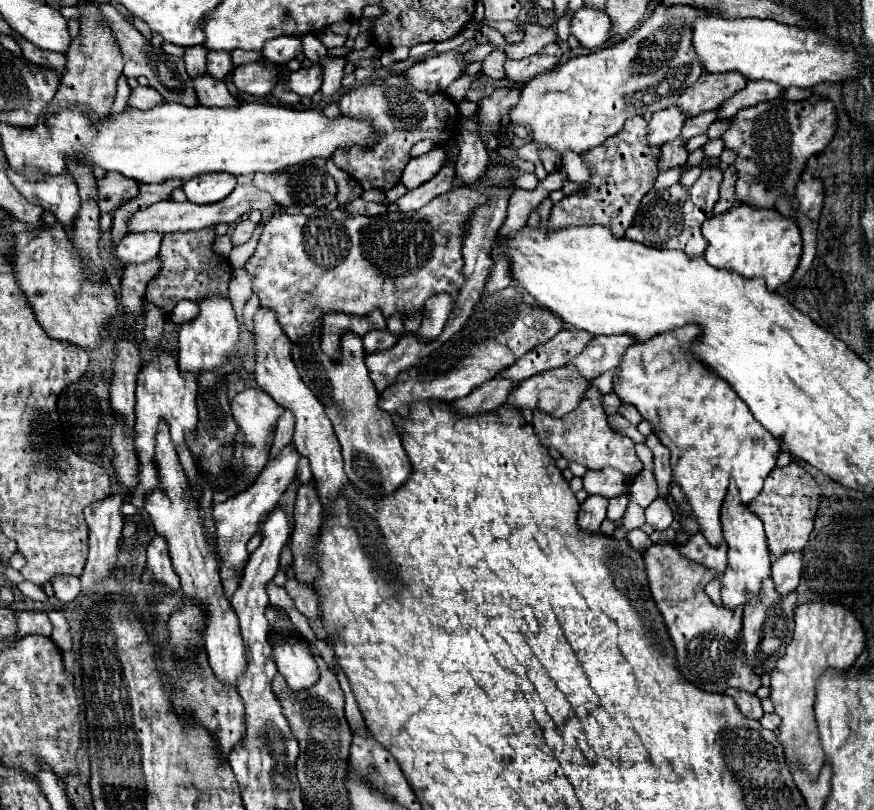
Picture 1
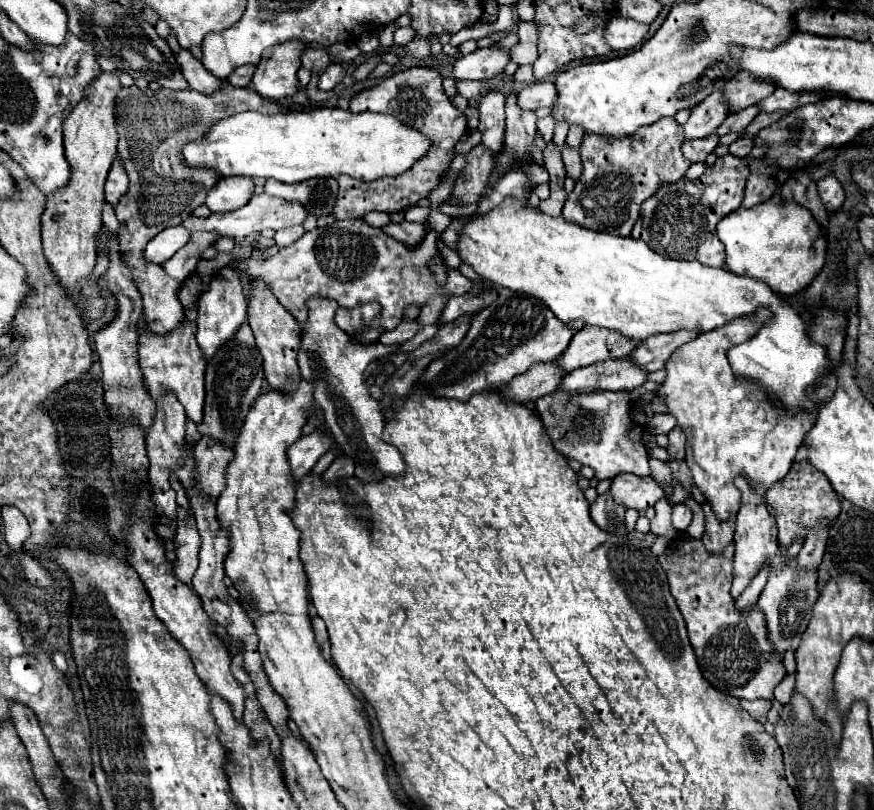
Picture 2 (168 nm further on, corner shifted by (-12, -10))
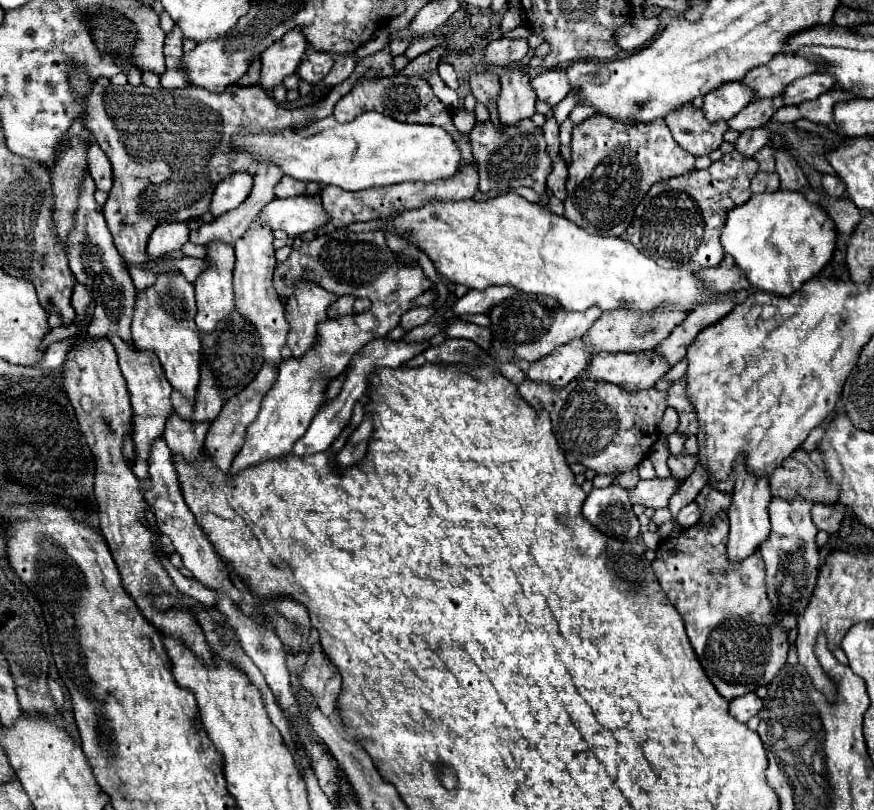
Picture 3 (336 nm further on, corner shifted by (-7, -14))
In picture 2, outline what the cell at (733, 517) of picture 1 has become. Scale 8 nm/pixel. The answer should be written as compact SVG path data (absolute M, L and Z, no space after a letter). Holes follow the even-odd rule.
M735 478L735 486L741 490L741 508L737 512L737 528L735 528L735 562L733 562L733 588L731 596L737 600L743 590L751 584L755 574L763 564L767 564L779 550L777 542L777 526L773 518L773 510L765 506L765 498L755 494L745 478Z

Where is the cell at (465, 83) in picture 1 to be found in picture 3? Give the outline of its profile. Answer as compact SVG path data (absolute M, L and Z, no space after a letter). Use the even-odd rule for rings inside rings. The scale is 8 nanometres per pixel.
M438 62L438 74L440 74L440 78L442 78L452 90L458 88L458 78L456 78L456 72L454 72L454 68L452 68L450 64Z

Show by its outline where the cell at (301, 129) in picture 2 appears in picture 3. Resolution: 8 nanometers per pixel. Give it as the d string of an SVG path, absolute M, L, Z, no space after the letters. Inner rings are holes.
M364 112L348 124L340 124L334 116L316 120L304 130L272 130L258 134L238 134L240 150L250 152L256 162L272 162L296 180L312 180L322 186L338 186L342 190L364 190L402 182L436 182L452 178L462 156L452 136L436 126L402 124L378 112Z

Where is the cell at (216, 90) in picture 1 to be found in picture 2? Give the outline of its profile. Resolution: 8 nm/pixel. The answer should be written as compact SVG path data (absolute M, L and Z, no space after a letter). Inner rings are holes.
M181 50L177 56L177 62L181 64L181 70L183 70L183 76L187 78L191 90L197 90L201 94L215 94L217 90L221 90L221 84L225 80L213 76L199 60L195 60L191 56L189 50Z

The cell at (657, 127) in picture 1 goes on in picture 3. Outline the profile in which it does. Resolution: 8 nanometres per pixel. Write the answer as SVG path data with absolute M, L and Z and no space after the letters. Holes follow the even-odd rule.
M726 82L704 96L702 110L710 122L730 120L744 106L748 106L748 102L752 102L752 94L752 88L748 88L744 82Z

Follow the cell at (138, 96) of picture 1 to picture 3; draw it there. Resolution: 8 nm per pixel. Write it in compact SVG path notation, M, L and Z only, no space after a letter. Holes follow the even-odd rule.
M384 48L360 60L354 74L340 86L334 86L330 94L318 104L290 112L280 108L274 98L258 84L234 84L228 86L222 94L212 94L198 86L152 90L144 84L110 84L104 88L96 82L90 82L90 76L84 74L84 70L70 70L68 78L72 90L76 90L76 94L86 100L86 108L82 112L84 126L92 132L94 140L112 162L114 184L106 204L102 206L102 212L114 238L116 250L130 268L128 272L132 274L134 286L138 290L144 290L152 284L152 280L156 280L156 274L142 268L142 264L148 262L146 242L156 224L200 218L208 212L218 182L234 172L252 168L252 156L236 150L232 142L240 130L282 130L294 122L314 122L318 118L326 118L332 114L334 104L346 96L352 86L368 72L374 72L378 78L398 74L392 66L390 48Z

